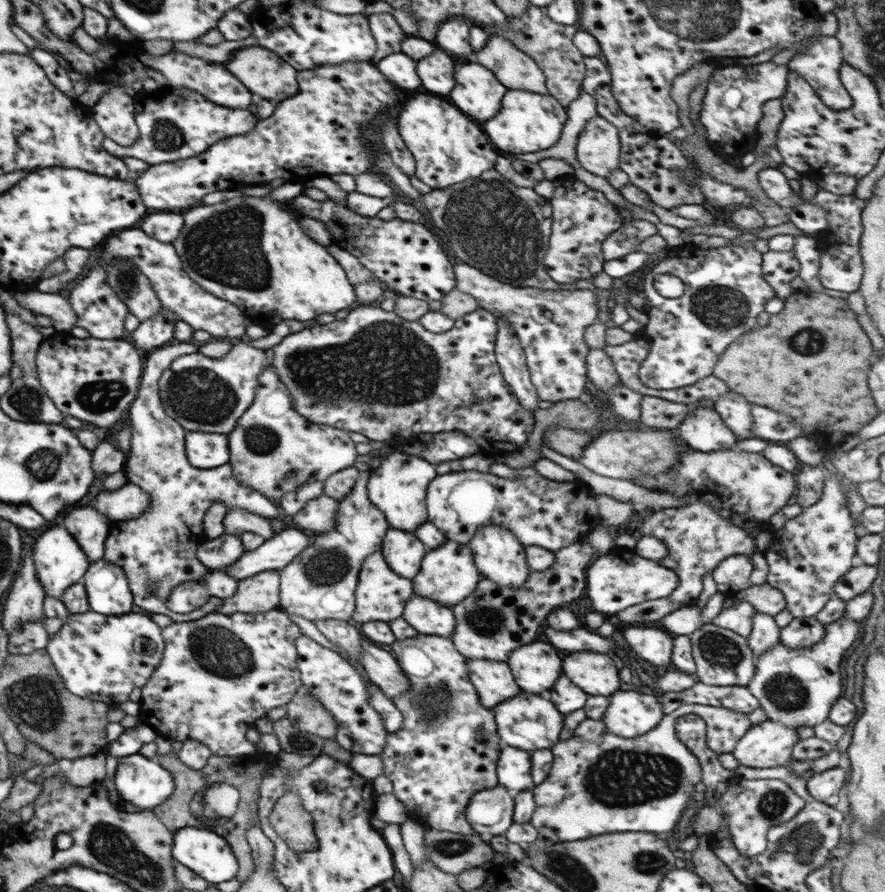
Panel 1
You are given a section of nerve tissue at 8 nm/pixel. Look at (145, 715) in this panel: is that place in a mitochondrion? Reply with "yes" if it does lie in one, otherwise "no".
no

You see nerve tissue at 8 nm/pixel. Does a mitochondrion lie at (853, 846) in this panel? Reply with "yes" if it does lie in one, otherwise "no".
no

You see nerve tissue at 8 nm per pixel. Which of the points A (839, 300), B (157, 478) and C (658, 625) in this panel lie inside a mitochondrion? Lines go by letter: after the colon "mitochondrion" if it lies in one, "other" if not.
A: other
B: other
C: other

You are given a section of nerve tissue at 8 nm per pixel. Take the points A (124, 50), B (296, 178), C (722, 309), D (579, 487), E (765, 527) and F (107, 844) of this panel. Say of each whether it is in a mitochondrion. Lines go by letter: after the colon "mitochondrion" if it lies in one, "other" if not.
A: other
B: other
C: mitochondrion
D: other
E: other
F: mitochondrion

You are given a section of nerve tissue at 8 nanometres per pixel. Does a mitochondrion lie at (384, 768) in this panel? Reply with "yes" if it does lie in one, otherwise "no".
no

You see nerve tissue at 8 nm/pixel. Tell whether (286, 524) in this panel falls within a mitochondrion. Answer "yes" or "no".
no

